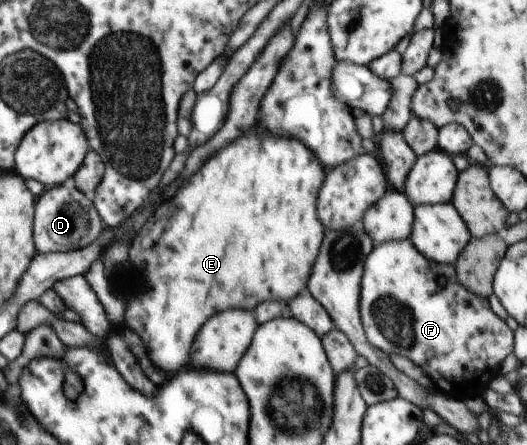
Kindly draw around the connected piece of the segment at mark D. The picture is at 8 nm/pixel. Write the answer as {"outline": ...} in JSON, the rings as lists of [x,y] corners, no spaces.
{"outline":[[[76,187],[46,188],[34,205],[33,239],[39,253],[66,252],[88,246],[105,229],[105,223],[94,209],[93,202]]]}

